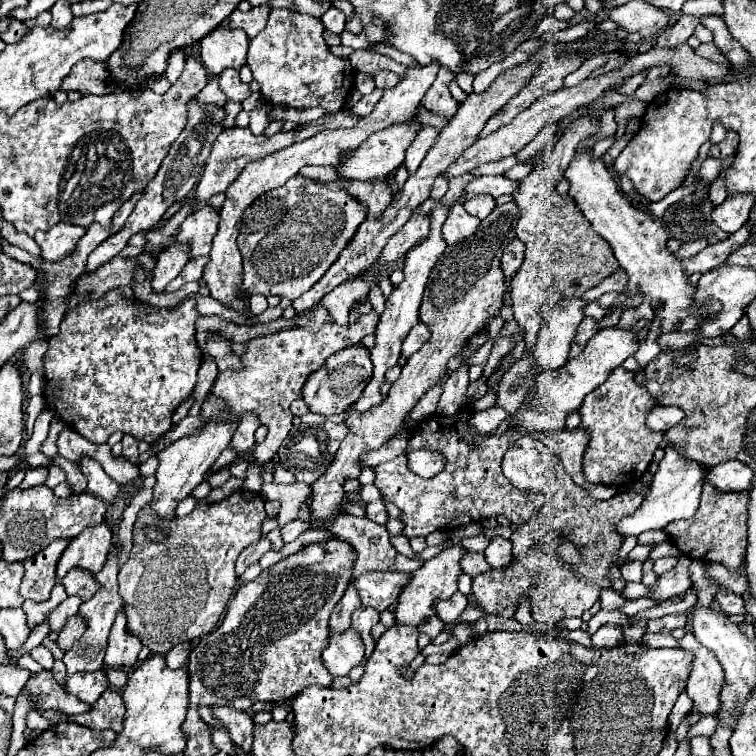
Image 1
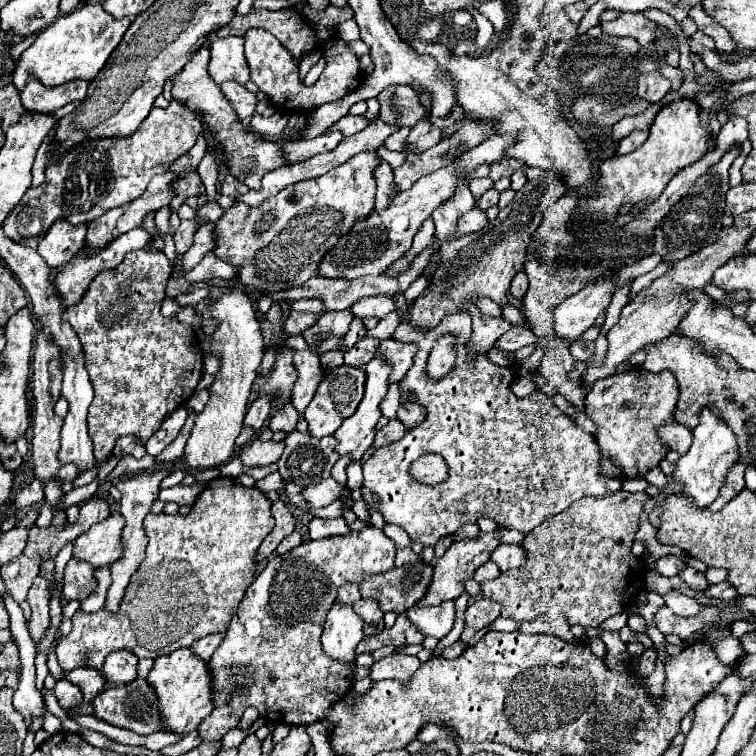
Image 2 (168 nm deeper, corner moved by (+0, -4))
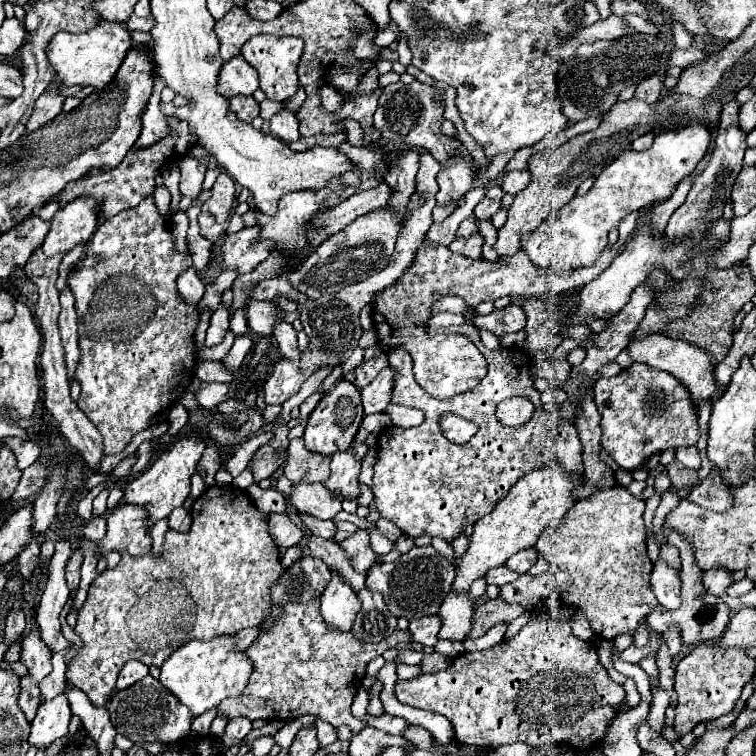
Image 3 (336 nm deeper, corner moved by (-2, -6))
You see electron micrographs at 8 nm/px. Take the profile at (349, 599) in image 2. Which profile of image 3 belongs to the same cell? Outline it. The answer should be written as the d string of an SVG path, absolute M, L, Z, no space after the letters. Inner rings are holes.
M310 536L308 538L308 548L310 548L310 554L314 558L322 558L328 568L334 568L340 572L340 576L350 582L350 586L354 590L362 590L364 588L364 580L366 580L366 574L358 574L352 566L350 566L350 558L346 558L346 552L334 544L332 540L324 540L324 538L316 538L316 536Z

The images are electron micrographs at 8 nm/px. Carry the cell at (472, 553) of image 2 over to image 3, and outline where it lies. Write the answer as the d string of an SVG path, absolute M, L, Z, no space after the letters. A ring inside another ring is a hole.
M548 462L544 468L524 474L510 488L508 496L494 508L494 512L476 522L468 552L456 562L456 580L452 588L458 592L466 592L476 578L482 578L486 574L486 570L502 566L512 554L536 546L544 528L558 528L564 522L566 512L576 502L574 488L578 476L578 472L570 474L562 470L562 466L558 466L556 462Z

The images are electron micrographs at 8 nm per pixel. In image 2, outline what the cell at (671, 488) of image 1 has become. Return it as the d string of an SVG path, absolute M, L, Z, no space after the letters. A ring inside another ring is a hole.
M710 408L702 410L700 424L692 430L692 434L694 434L694 440L692 440L690 450L678 458L676 470L668 478L682 486L678 496L690 498L696 508L708 508L718 498L718 490L724 484L726 470L734 462L738 462L738 444L730 428L720 418L716 418L710 412Z

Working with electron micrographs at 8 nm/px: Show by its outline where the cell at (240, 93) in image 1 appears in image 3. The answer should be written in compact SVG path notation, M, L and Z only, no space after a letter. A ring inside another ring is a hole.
M234 96L230 100L230 110L238 116L238 120L242 120L246 124L250 124L260 112L258 102L252 96Z

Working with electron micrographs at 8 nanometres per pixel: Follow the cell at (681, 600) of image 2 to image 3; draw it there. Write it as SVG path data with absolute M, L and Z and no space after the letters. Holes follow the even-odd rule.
M656 560L650 580L658 602L666 610L676 610L680 606L680 570L668 566L662 560Z

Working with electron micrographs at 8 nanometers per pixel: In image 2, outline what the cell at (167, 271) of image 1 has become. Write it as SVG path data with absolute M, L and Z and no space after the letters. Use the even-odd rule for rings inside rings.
M202 224L202 226L196 230L196 234L194 234L194 244L190 246L190 250L178 256L180 272L186 272L186 270L190 270L192 266L196 266L196 264L204 258L204 254L214 248L214 234L212 234L212 230L214 230L212 224Z

